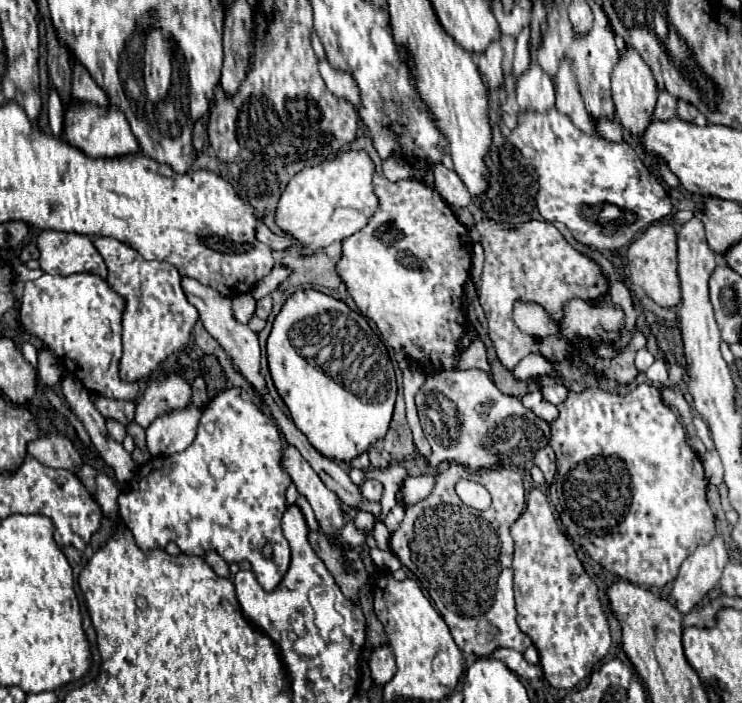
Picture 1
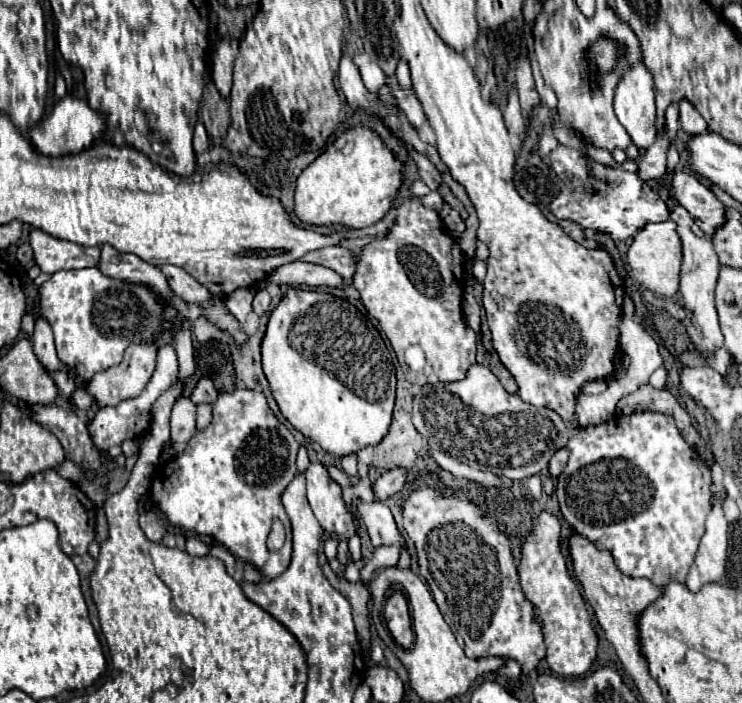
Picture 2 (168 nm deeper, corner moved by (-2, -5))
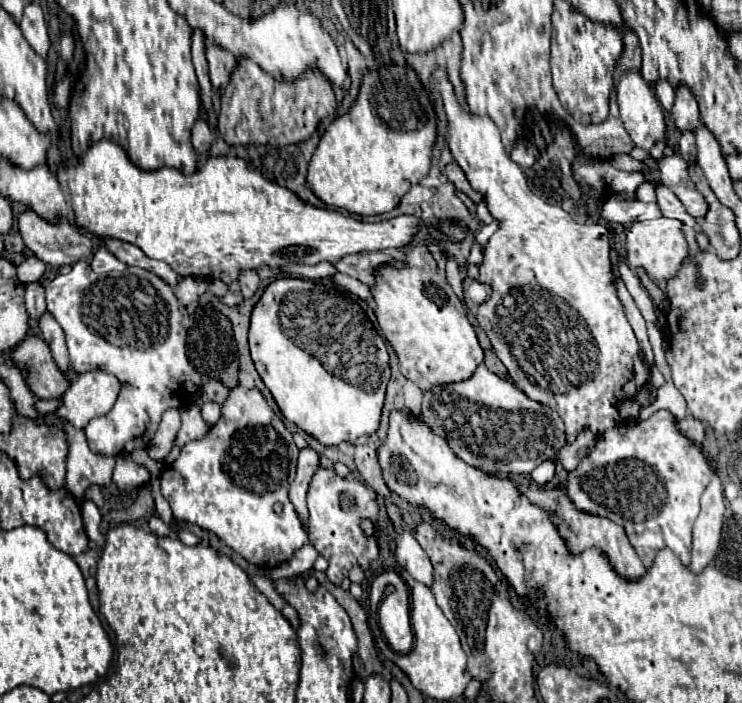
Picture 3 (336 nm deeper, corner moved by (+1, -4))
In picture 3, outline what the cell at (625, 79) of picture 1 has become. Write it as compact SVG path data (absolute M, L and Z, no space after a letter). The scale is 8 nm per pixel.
M630 70L626 74L622 74L620 84L616 88L618 92L618 108L620 108L620 118L624 122L624 128L628 130L632 142L638 148L650 150L650 146L654 146L658 140L666 138L666 126L664 126L664 114L662 114L662 106L656 100L654 90L646 84L646 80L642 78L642 74L638 70Z

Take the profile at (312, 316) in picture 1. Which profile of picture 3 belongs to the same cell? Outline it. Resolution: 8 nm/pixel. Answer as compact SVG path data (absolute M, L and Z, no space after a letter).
M300 278L274 280L252 310L250 352L262 382L272 392L284 418L326 448L356 442L360 436L370 436L378 430L390 380L388 350L364 310L346 292Z

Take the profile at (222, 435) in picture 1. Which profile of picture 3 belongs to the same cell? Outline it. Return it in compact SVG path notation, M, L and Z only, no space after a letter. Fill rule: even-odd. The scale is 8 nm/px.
M236 386L230 390L222 406L220 420L214 426L210 426L202 438L188 442L182 448L178 460L170 466L170 470L164 472L162 494L170 502L176 522L196 524L216 534L250 564L274 568L282 562L288 562L290 556L308 542L308 534L288 500L288 488L296 474L296 458L298 448L290 430L284 426L280 416L268 406L260 390ZM276 502L284 504L282 514L274 512Z

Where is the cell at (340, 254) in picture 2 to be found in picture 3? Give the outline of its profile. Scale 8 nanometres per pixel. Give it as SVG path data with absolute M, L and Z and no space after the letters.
M358 252L344 256L334 264L334 268L342 274L348 274L368 286L374 284L374 274L378 266L382 264L392 264L392 266L402 266L402 254L386 254L386 252Z

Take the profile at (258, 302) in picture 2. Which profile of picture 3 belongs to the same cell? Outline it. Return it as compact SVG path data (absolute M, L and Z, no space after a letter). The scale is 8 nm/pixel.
M244 270L240 274L240 286L242 286L242 296L244 298L252 298L260 286L260 278L256 274L256 270Z

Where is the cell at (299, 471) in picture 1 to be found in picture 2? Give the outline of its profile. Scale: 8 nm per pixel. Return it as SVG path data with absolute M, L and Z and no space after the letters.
M311 463L305 475L307 475L309 505L317 521L325 529L325 533L339 537L337 559L339 563L349 565L351 557L349 557L347 541L355 535L355 525L341 499L343 489L339 483L333 483L333 479L329 479L329 473L325 471L325 465L321 463Z

